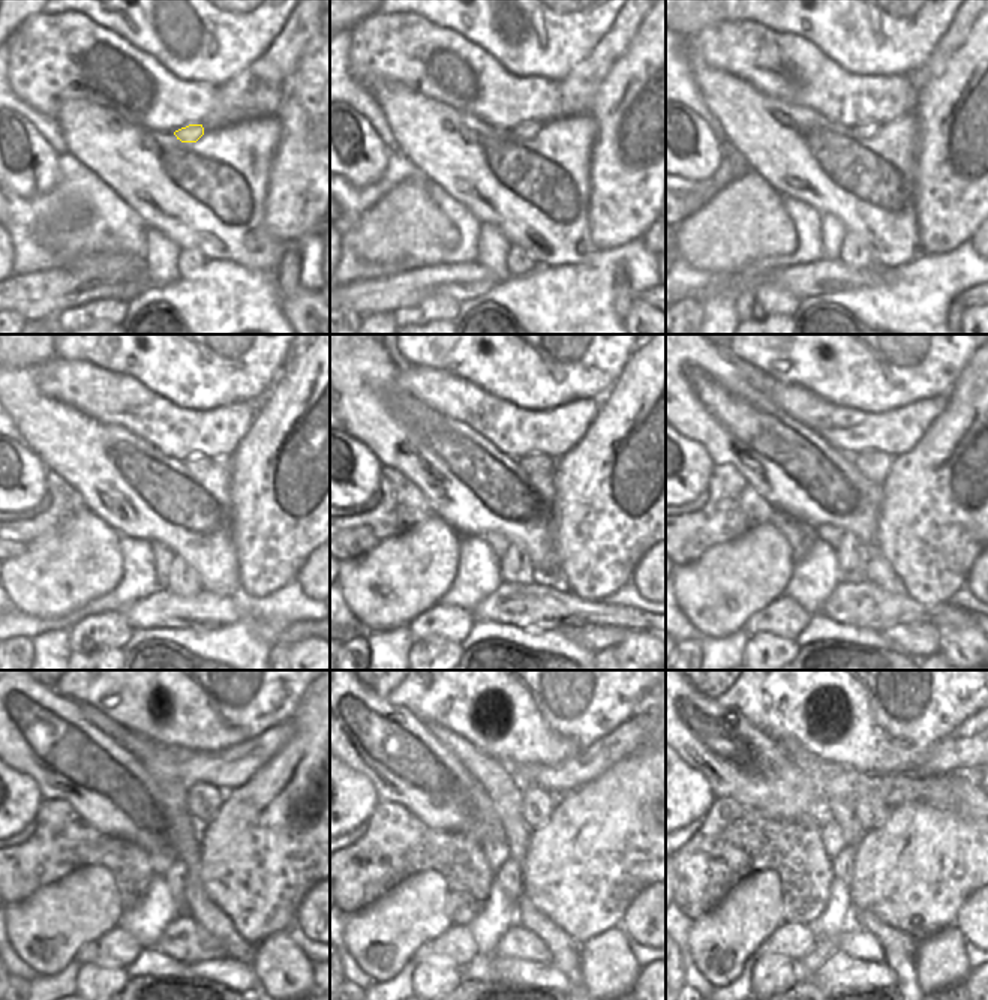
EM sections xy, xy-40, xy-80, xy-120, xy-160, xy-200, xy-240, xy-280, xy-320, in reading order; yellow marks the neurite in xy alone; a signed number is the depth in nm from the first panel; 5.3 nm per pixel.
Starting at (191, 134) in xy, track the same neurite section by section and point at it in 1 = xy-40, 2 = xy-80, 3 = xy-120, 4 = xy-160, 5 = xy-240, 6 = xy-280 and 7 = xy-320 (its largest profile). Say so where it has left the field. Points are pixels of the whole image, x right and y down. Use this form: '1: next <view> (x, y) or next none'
1: next xy-40 (529, 129)
2: next xy-80 (868, 128)
3: next xy-120 (198, 464)
4: next xy-160 (534, 464)
5: next xy-240 (203, 802)
6: next xy-280 (537, 804)
7: next xy-320 (870, 813)

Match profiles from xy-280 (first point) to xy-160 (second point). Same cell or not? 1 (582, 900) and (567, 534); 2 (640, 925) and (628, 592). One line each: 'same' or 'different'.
1: same
2: different

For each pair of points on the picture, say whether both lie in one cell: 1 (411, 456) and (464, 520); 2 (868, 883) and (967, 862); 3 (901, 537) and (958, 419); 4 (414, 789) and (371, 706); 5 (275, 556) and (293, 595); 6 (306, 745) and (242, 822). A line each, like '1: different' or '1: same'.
1: same
2: same
3: same
4: same
5: different
6: same

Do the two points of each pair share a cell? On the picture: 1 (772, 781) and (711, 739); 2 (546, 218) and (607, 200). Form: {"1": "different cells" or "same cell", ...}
{"1": "same cell", "2": "different cells"}

